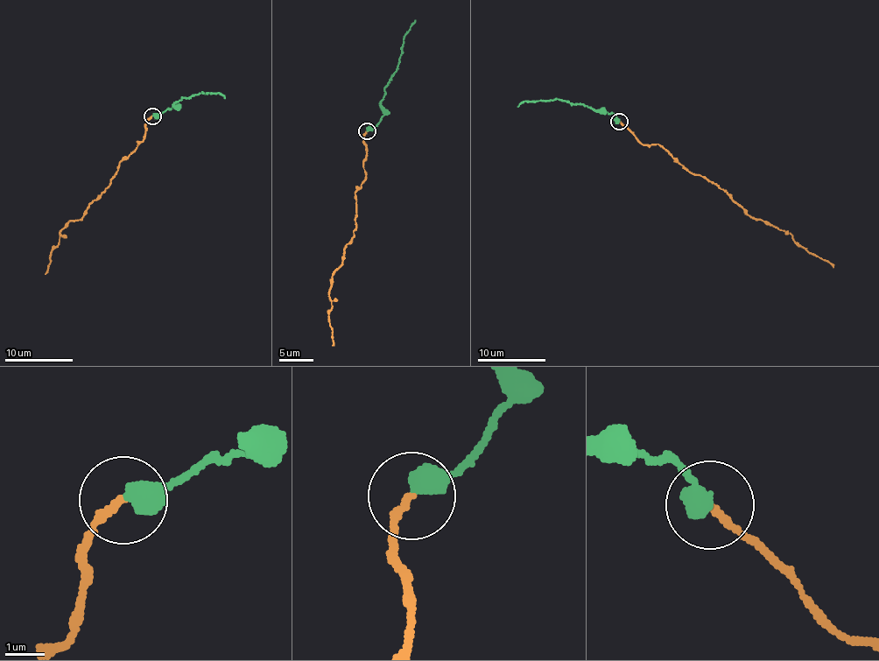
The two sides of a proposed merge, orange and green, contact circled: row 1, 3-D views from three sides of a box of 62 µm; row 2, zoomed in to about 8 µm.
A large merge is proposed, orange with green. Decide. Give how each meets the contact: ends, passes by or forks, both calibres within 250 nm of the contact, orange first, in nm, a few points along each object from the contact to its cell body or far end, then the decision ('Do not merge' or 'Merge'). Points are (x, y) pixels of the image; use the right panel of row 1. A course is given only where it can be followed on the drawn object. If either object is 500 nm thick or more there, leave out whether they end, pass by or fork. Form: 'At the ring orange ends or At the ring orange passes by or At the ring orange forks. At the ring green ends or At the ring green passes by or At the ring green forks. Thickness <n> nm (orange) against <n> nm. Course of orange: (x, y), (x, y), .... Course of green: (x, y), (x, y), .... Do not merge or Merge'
Thickness 200 nm (orange) against 550 nm. Course of orange: (620, 122), (643, 144), (662, 145), (680, 164), (726, 191), (749, 215), (788, 231), (800, 246), (833, 267). Course of green: (620, 120), (585, 105), (559, 100), (523, 101), (518, 107). Do not merge

